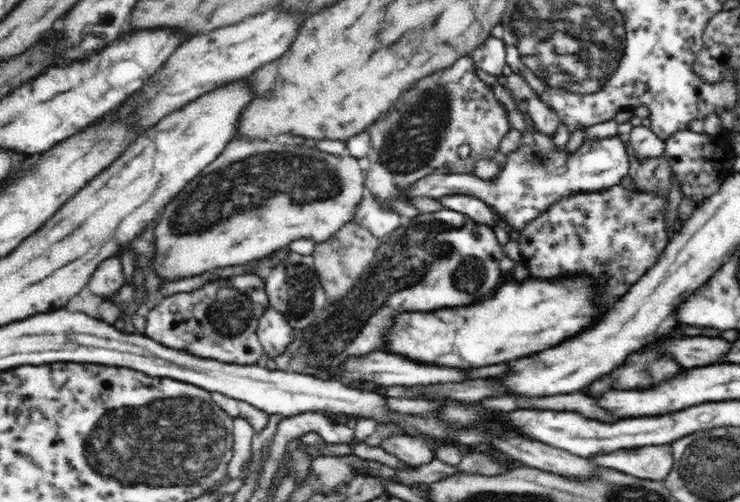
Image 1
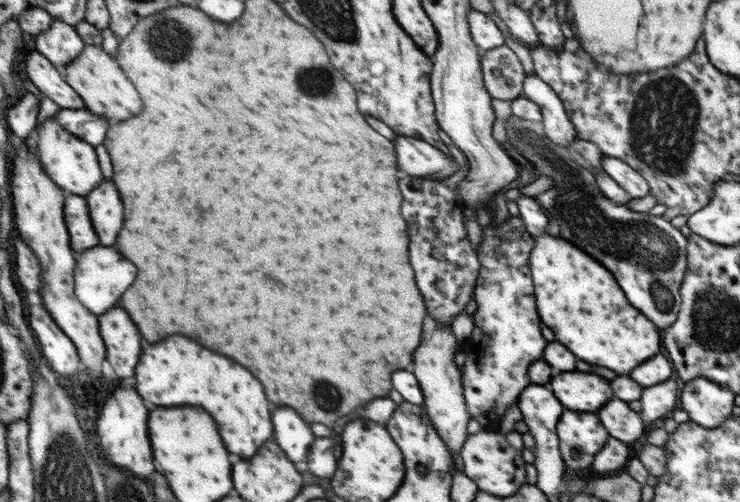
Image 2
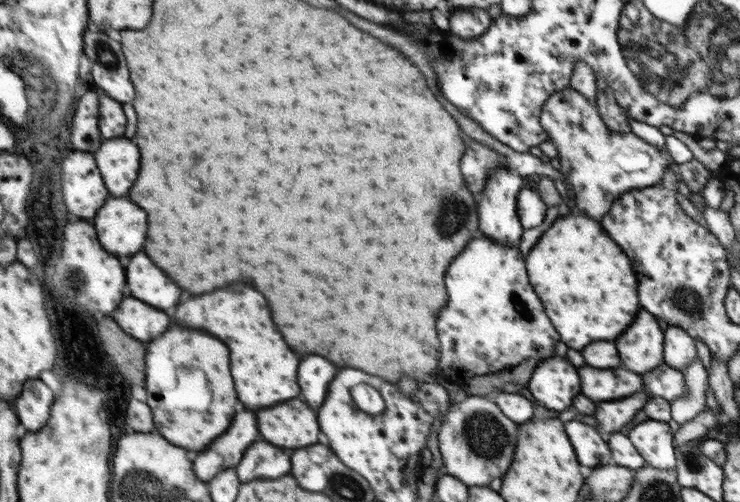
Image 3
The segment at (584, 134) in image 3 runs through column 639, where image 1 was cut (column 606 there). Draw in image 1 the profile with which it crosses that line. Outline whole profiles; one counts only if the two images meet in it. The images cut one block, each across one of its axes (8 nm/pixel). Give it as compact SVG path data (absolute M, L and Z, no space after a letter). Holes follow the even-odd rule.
M528 128L520 136L520 146L516 152L510 152L506 156L504 168L499 170L493 179L480 179L475 173L451 173L439 171L431 172L428 176L423 176L412 188L408 188L404 195L414 199L415 197L427 197L430 199L440 199L442 196L452 196L452 194L466 194L477 197L492 208L500 220L508 222L512 230L521 231L531 224L538 216L549 210L557 201L570 197L576 193L596 193L611 187L621 186L622 179L629 174L629 158L625 149L625 142L619 136L597 139L582 140L582 144L574 152L564 152L562 148L558 150L554 146L554 138L540 133L538 130Z

